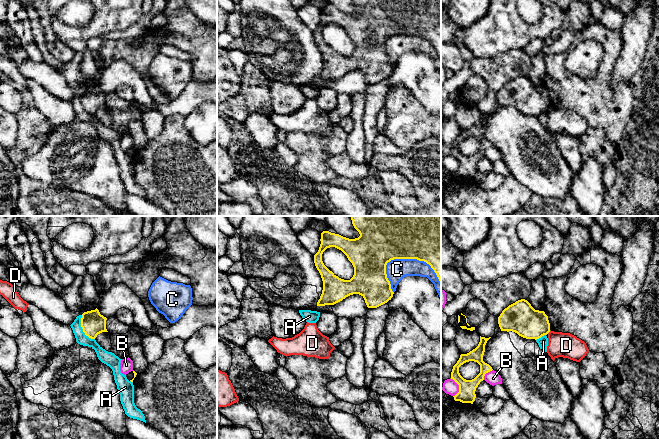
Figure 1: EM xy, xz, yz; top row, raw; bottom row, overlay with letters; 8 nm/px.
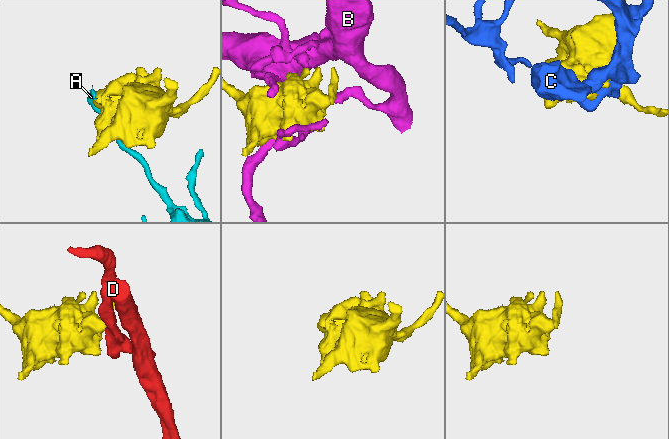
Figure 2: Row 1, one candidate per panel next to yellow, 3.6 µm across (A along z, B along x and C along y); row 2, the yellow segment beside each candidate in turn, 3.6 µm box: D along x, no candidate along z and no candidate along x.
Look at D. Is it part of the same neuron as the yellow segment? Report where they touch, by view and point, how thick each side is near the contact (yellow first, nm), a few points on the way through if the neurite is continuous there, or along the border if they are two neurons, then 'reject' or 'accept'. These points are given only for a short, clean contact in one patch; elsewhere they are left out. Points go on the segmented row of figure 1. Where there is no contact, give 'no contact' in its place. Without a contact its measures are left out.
contact yz (548, 332); calibres 260 and 200 nm; border yz (550, 330), (547, 333); reject

